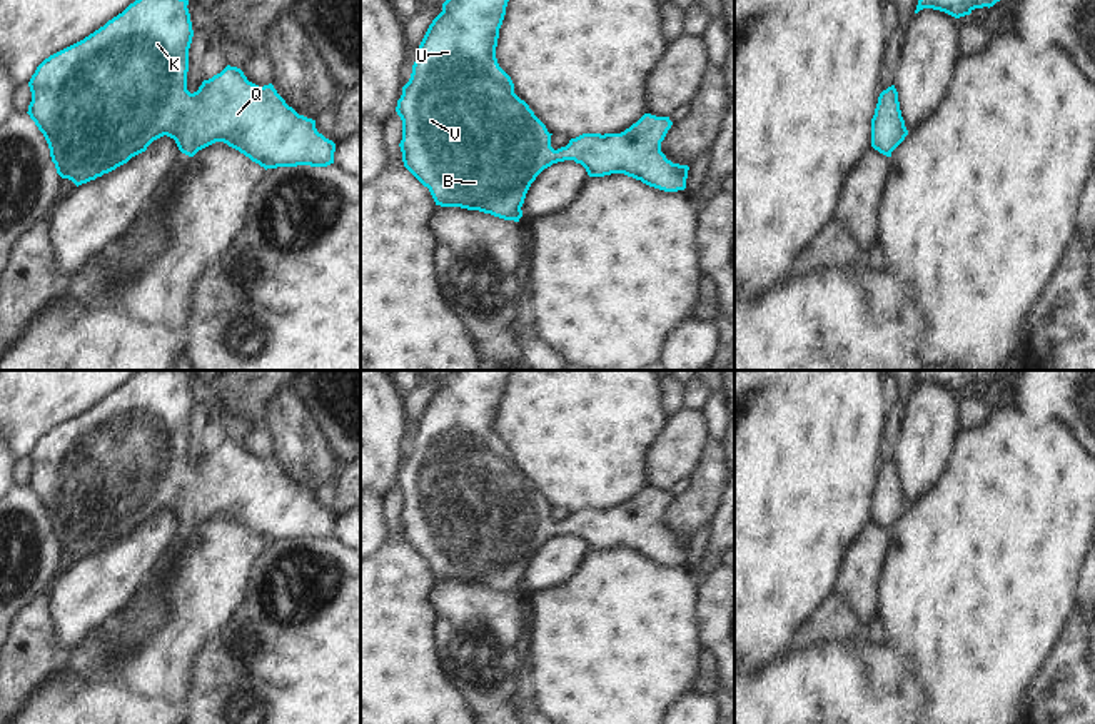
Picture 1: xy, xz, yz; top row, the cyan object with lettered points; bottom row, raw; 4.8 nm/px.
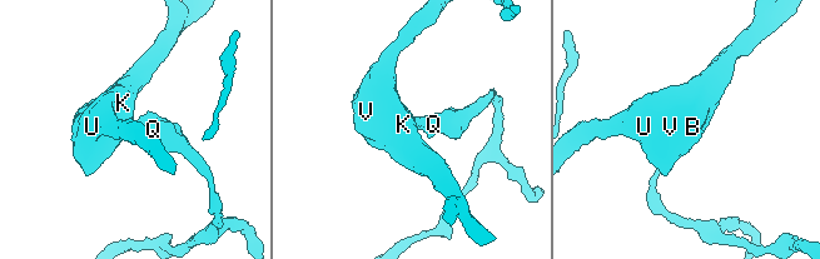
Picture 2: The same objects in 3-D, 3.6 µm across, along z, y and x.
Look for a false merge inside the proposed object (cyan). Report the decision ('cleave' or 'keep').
keep

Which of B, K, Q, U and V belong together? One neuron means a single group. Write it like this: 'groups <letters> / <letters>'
groups B K Q U V

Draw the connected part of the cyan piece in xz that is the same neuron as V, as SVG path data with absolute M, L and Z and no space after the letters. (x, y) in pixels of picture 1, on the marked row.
M446 0L416 50L411 78L397 100L404 167L429 189L436 205L519 222L531 184L544 168L564 160L581 163L589 177L624 173L664 192L684 190L689 167L673 163L661 152L673 125L669 117L644 113L621 133L583 133L566 147L551 147L553 133L514 93L511 77L496 58L507 2Z

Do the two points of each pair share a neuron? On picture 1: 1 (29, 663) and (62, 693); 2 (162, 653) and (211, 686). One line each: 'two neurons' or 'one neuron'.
1: two neurons
2: two neurons

